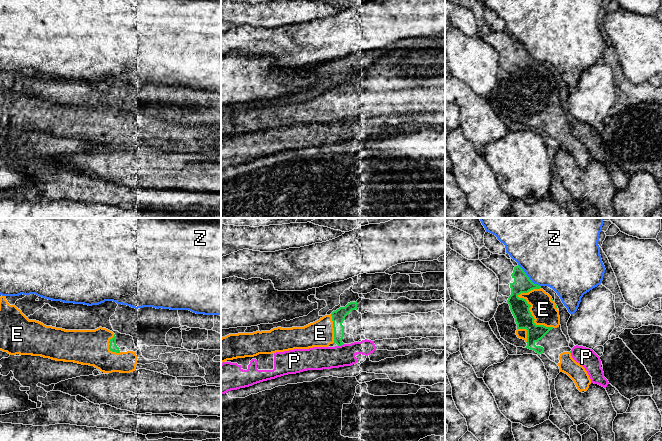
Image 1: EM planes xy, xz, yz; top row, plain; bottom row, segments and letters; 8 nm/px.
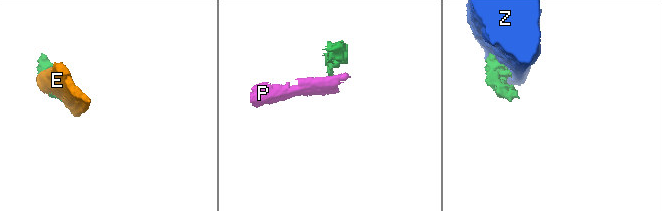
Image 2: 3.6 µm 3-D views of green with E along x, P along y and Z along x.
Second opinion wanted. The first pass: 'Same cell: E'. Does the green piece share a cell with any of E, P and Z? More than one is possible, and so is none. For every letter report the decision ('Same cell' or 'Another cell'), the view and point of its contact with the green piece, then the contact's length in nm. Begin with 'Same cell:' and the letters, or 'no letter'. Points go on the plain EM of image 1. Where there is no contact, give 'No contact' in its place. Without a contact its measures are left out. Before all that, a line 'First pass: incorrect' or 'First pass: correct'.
First pass: correct
Same cell: E
E: Same cell. Touches green at yz (533, 93). Shared border 400 nm
P: Another cell. Touches green at xz (341, 120). Shared border 60 nm
Z: Another cell. Touches green at yz (528, 53). Shared border 260 nm

